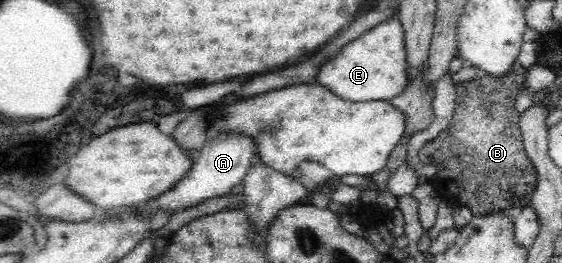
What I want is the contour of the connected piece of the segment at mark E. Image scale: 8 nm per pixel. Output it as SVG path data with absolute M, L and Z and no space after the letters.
M394 17L368 29L364 35L344 45L342 51L324 63L316 73L316 83L328 90L334 97L350 103L384 101L397 96L406 85L406 50L403 48L402 25Z

